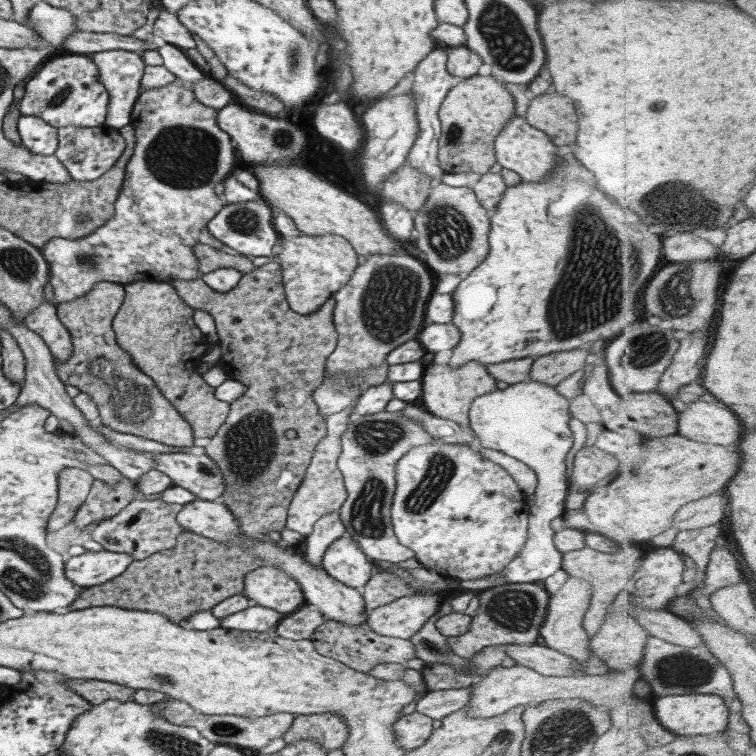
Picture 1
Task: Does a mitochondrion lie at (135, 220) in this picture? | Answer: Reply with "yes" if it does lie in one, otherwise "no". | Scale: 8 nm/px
no

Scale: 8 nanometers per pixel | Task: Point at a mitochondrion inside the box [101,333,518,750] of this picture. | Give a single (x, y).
(250, 446)

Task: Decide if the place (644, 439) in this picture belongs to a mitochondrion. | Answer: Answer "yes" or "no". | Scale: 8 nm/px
no

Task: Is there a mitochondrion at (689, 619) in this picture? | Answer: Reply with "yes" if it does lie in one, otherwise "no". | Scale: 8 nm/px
no

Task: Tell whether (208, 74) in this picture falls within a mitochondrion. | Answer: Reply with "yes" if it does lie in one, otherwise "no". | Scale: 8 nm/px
no

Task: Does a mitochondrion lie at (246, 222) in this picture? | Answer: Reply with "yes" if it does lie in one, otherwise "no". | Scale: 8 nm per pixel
yes

